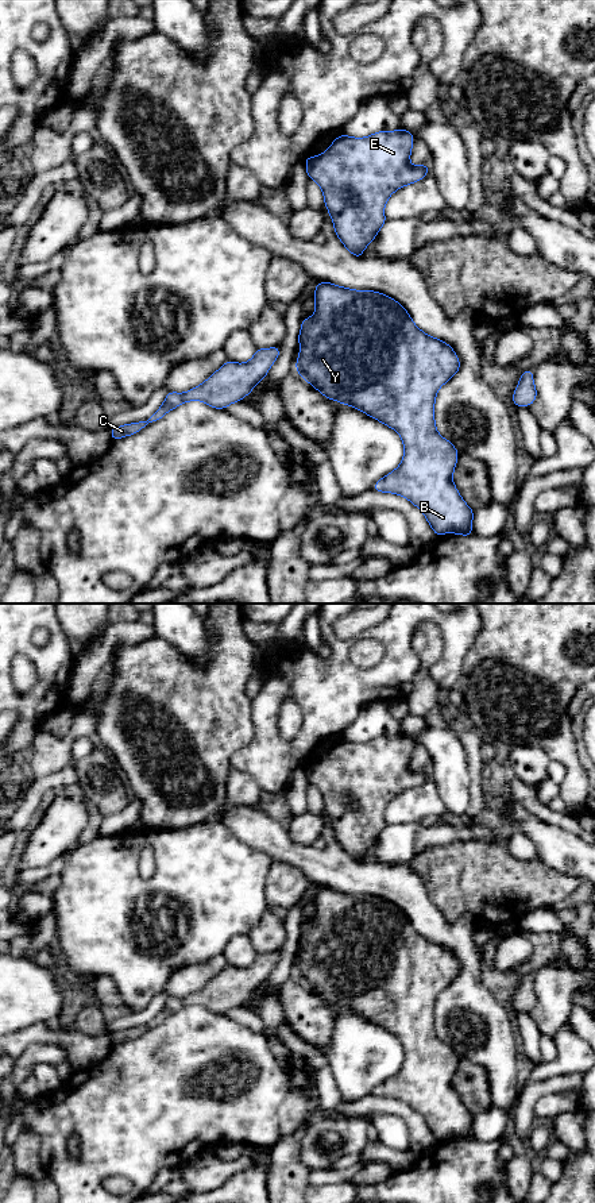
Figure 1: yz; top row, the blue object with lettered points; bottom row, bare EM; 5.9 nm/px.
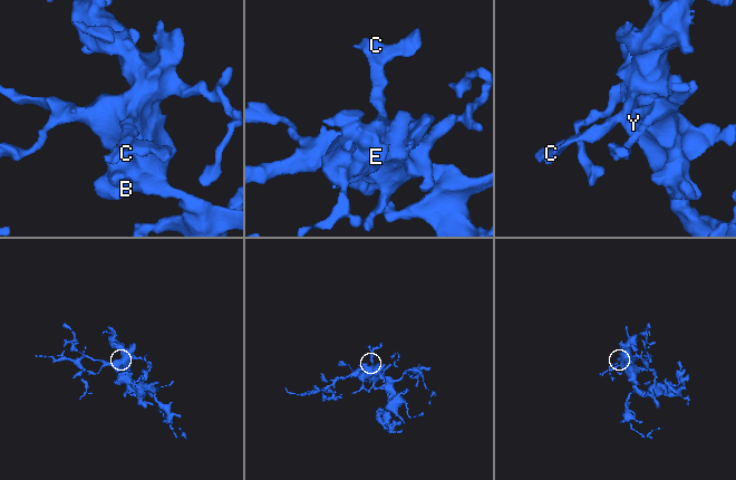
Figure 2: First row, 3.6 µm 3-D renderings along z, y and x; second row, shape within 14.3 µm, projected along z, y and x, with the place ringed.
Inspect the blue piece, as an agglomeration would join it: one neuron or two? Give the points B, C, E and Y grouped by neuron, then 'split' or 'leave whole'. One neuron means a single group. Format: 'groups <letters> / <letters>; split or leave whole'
groups B C E Y; leave whole

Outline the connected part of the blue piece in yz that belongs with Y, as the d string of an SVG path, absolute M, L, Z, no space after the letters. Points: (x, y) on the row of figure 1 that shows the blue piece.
M318 282L313 297L316 311L312 317L301 321L297 373L327 398L353 406L397 431L405 447L401 464L380 478L371 490L409 500L424 513L437 537L447 532L471 536L475 510L461 498L452 479L459 451L437 432L434 423L436 394L460 370L456 352L445 342L422 332L406 309L383 293Z

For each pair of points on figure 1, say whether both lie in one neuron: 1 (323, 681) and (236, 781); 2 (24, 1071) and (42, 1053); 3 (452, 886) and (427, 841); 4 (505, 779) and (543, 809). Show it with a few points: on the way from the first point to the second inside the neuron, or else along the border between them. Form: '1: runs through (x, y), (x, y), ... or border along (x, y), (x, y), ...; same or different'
1: border along (232, 766), (246, 771), (255, 781), (263, 795); different
2: runs through (27, 1065), (37, 1056); same
3: border along (462, 840), (433, 845), (414, 855); different
4: runs through (514, 787), (533, 804); same

